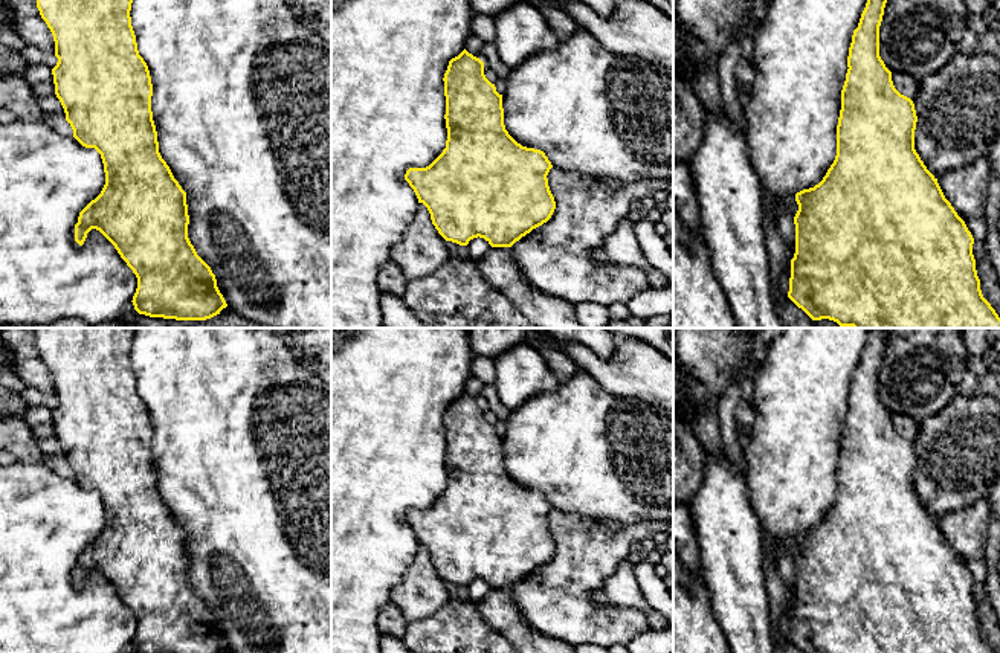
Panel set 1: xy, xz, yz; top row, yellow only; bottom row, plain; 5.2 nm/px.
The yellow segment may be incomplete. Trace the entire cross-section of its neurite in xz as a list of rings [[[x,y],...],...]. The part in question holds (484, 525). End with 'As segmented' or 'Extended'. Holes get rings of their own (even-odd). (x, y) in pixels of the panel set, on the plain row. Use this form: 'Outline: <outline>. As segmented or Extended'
Outline: [[[466,391],[449,403],[444,415],[446,470],[447,482],[443,494],[426,510],[409,510],[405,522],[414,531],[418,545],[423,545],[432,566],[446,581],[467,587],[473,580],[484,580],[492,589],[511,589],[533,571],[547,565],[556,543],[548,528],[548,514],[553,510],[544,493],[518,485],[505,471],[502,436],[496,433],[484,417],[484,404]]]. As segmented

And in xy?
Outline: [[[35,328],[37,349],[55,383],[56,407],[52,410],[60,441],[73,479],[95,490],[102,500],[105,526],[78,558],[75,583],[82,587],[92,571],[99,572],[137,619],[133,638],[136,653],[221,653],[227,648],[211,609],[197,597],[188,580],[186,534],[159,494],[153,462],[153,426],[147,404],[139,397],[131,368],[134,328]]]. As segmented

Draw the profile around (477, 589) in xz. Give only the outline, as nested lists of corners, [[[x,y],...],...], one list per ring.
[[[479,578],[470,581],[466,589],[467,589],[469,601],[472,601],[473,604],[482,601],[484,597],[492,590],[489,583]]]

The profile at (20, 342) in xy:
[[[0,328],[0,334],[15,372],[24,384],[41,394],[53,395],[53,377],[37,349],[35,328]]]

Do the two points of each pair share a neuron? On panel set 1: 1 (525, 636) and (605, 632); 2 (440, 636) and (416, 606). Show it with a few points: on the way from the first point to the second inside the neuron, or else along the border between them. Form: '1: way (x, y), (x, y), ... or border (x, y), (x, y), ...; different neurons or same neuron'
1: border (519, 611), (519, 615), (530, 627), (550, 636); different neurons
2: border (449, 600), (429, 615), (406, 623); different neurons

